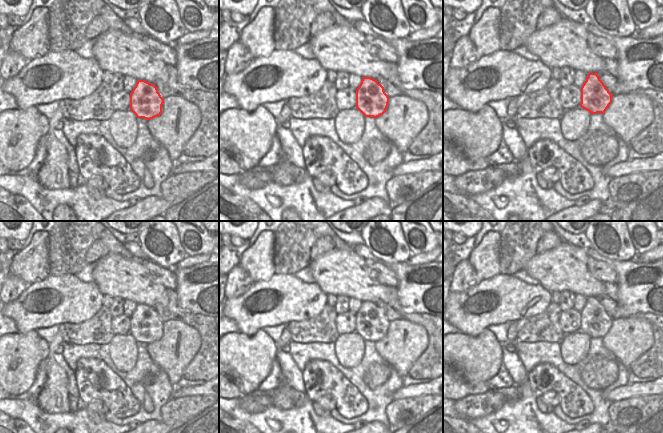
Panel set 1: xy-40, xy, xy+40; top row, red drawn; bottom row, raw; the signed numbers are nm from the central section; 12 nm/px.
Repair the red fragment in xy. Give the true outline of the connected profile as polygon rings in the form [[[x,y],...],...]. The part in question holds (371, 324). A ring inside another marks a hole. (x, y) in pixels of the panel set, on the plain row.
[[[362,301],[356,314],[356,332],[365,340],[377,342],[386,336],[389,321],[384,311],[371,301]]]

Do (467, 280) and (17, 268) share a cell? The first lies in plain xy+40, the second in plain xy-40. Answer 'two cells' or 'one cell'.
two cells

